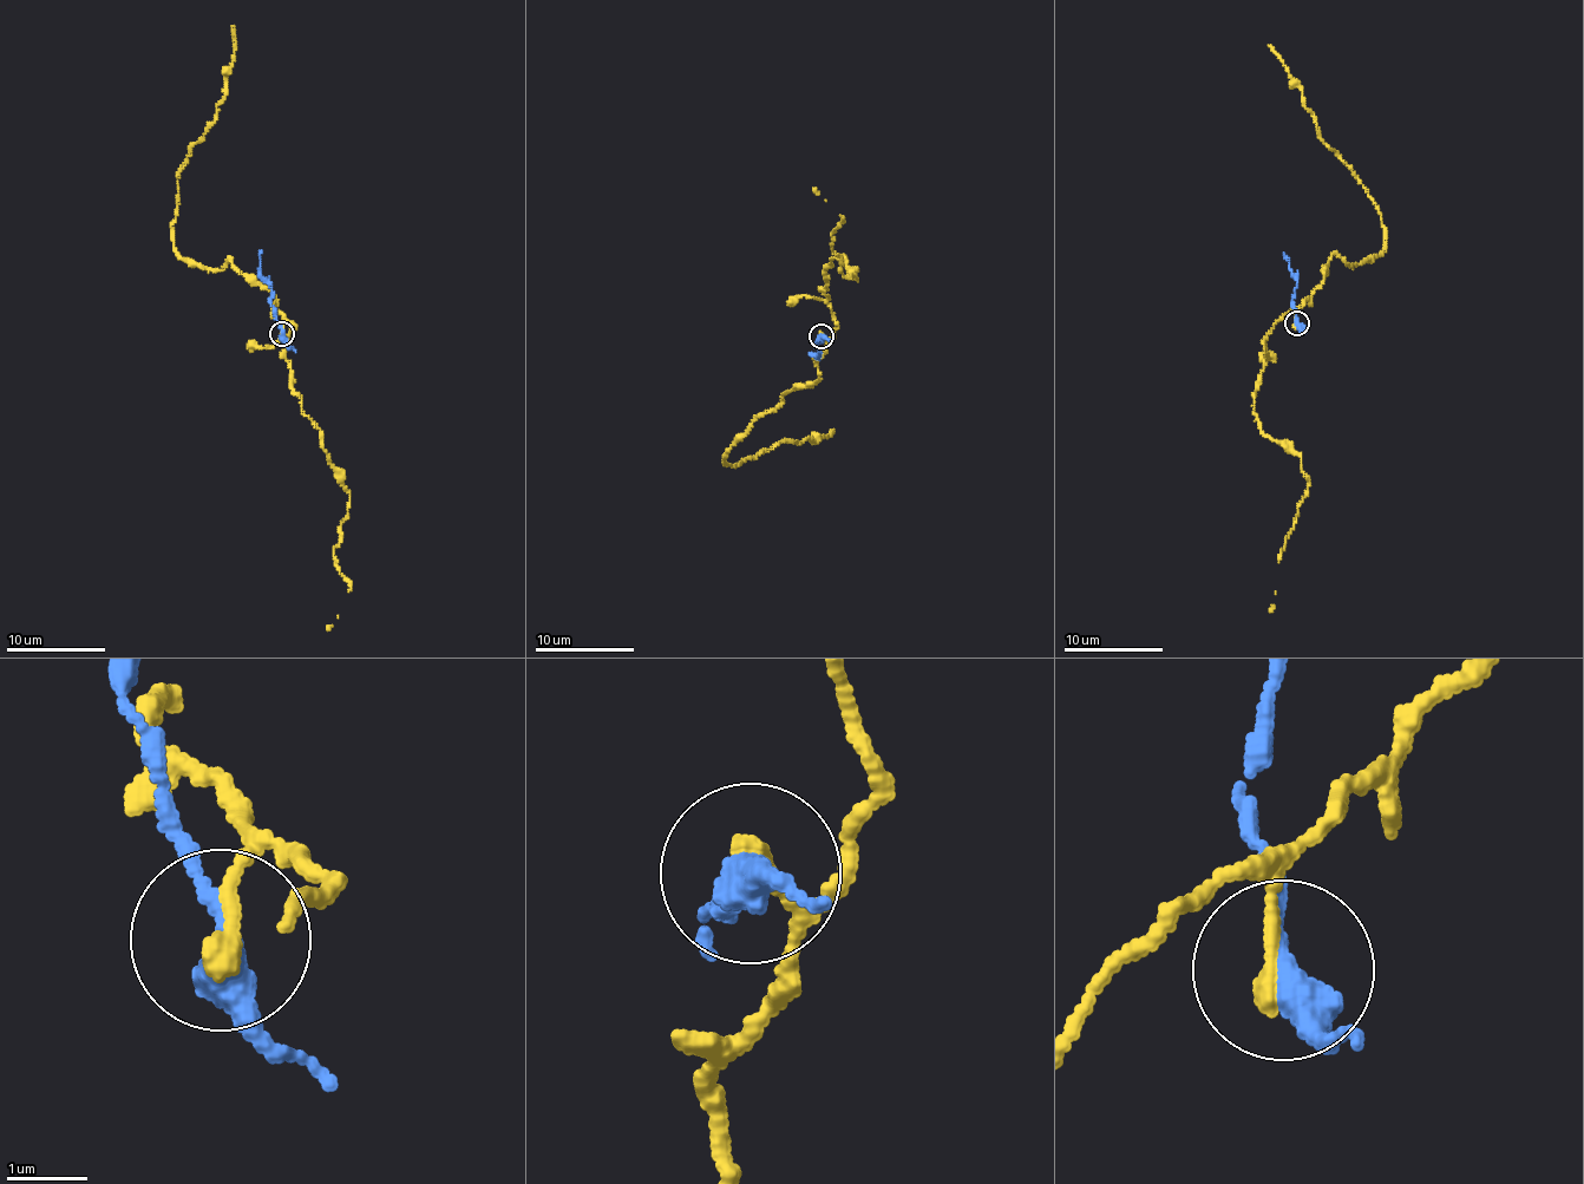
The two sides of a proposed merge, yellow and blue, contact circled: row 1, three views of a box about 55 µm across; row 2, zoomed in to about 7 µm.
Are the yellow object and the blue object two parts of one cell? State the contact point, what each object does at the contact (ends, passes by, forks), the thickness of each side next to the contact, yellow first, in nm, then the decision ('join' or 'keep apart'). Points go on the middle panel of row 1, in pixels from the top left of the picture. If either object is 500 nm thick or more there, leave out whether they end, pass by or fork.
(822, 337) | yellow ends | blue passes by | 280/360 nm | keep apart

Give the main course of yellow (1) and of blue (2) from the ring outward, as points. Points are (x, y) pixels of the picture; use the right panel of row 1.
1: (1295, 322), (1332, 255), (1356, 266), (1380, 254), (1381, 214), (1268, 45)
2: (1297, 322), (1291, 299), (1297, 277), (1291, 274), (1283, 253)

